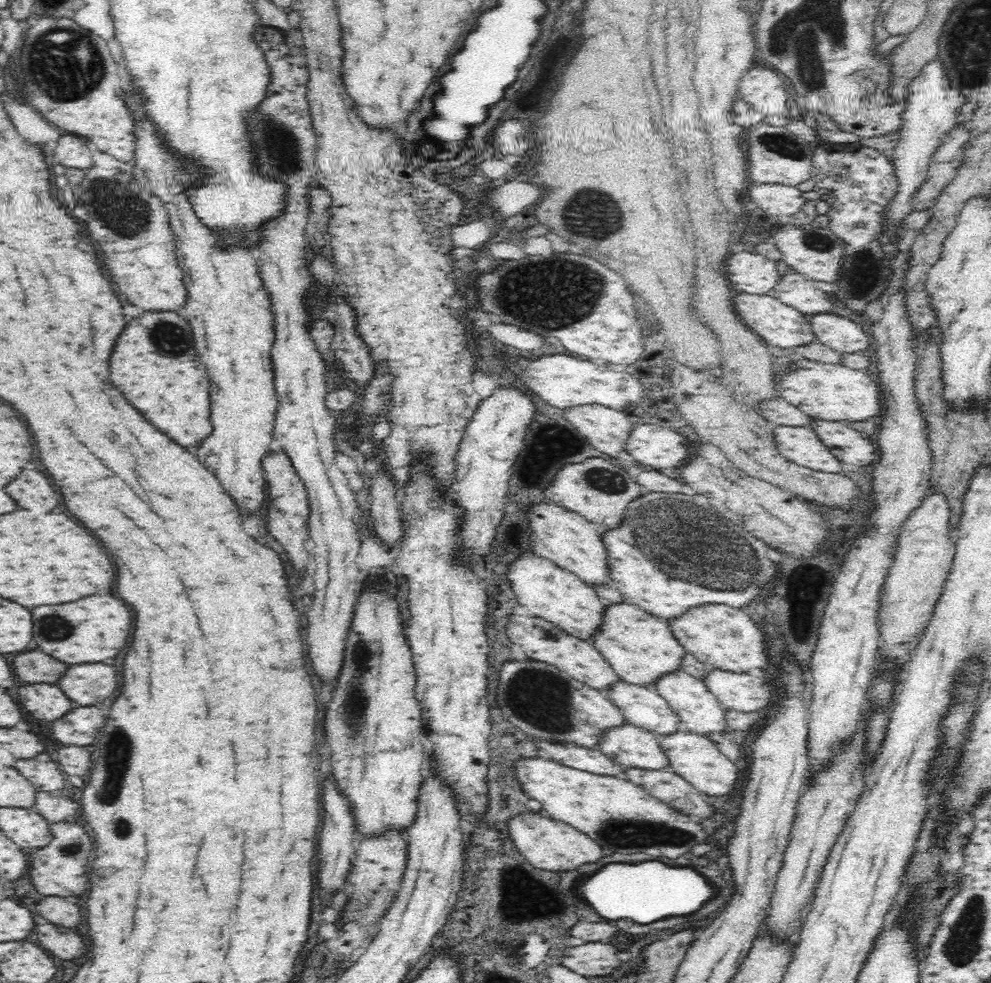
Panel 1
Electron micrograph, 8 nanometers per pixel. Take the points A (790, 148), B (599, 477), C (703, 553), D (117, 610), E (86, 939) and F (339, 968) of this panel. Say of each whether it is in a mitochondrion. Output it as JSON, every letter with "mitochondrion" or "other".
{"A":"mitochondrion","B":"mitochondrion","C":"mitochondrion","D":"other","E":"other","F":"other"}

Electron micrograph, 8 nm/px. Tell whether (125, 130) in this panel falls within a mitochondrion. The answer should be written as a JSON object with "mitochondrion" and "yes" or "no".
{"mitochondrion":"no"}

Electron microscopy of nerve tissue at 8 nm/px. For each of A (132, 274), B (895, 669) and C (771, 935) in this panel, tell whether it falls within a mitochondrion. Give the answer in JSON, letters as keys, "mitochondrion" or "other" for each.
{"A":"other","B":"other","C":"other"}

